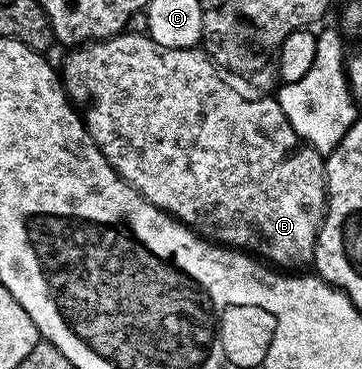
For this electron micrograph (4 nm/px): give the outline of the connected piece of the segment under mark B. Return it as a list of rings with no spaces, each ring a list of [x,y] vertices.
[[[125,32],[115,34],[112,38],[103,38],[101,42],[88,42],[77,48],[71,49],[70,54],[66,58],[66,63],[60,66],[60,77],[62,85],[66,88],[66,97],[70,99],[71,103],[75,107],[83,108],[86,106],[86,114],[84,110],[84,125],[86,131],[90,133],[90,139],[98,145],[98,151],[105,156],[108,160],[108,164],[116,171],[120,177],[125,180],[129,186],[134,186],[140,193],[147,198],[154,206],[157,206],[159,210],[165,212],[169,217],[179,221],[184,226],[190,227],[195,234],[211,241],[219,243],[227,248],[233,248],[236,250],[244,250],[247,252],[253,252],[259,259],[265,260],[267,263],[273,264],[278,268],[306,268],[313,263],[314,260],[314,246],[318,242],[318,230],[322,227],[322,219],[326,216],[326,164],[323,155],[319,154],[317,150],[314,150],[309,144],[299,138],[297,132],[293,130],[292,124],[289,122],[287,116],[281,111],[281,106],[278,103],[277,97],[274,96],[254,96],[258,98],[245,98],[236,87],[233,86],[233,81],[227,80],[224,77],[223,71],[219,70],[215,66],[210,57],[206,55],[205,50],[201,48],[195,48],[192,50],[181,50],[180,48],[164,48],[160,44],[156,44],[153,40],[145,34],[132,35]]]

